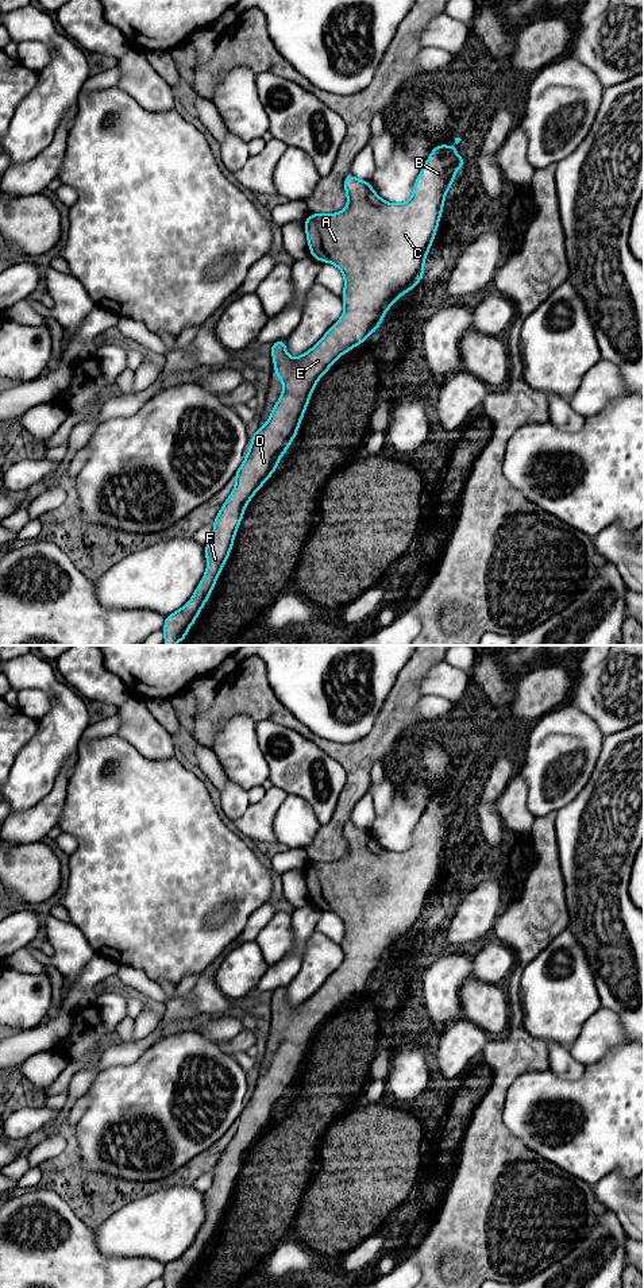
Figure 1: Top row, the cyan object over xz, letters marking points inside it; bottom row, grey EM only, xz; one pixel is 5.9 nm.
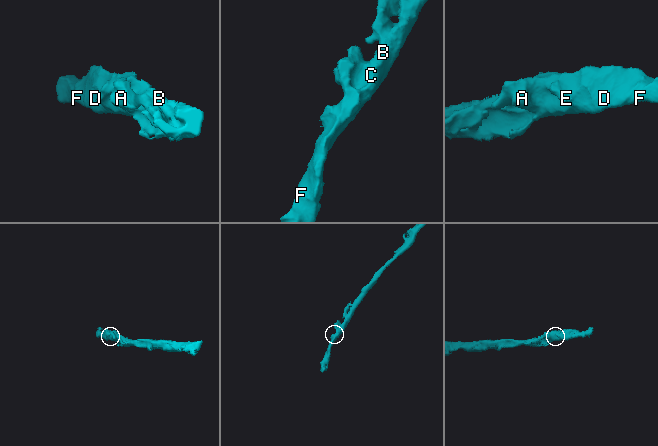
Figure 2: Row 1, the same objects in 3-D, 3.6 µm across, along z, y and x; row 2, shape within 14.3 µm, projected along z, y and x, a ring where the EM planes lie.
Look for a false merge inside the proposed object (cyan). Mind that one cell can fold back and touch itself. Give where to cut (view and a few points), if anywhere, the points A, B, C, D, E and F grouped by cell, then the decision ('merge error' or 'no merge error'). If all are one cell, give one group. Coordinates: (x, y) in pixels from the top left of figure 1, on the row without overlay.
no cut; A B C D E F; no merge error

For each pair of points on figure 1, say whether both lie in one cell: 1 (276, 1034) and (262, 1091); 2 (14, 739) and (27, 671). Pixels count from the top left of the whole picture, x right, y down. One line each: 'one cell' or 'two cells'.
1: one cell
2: two cells

